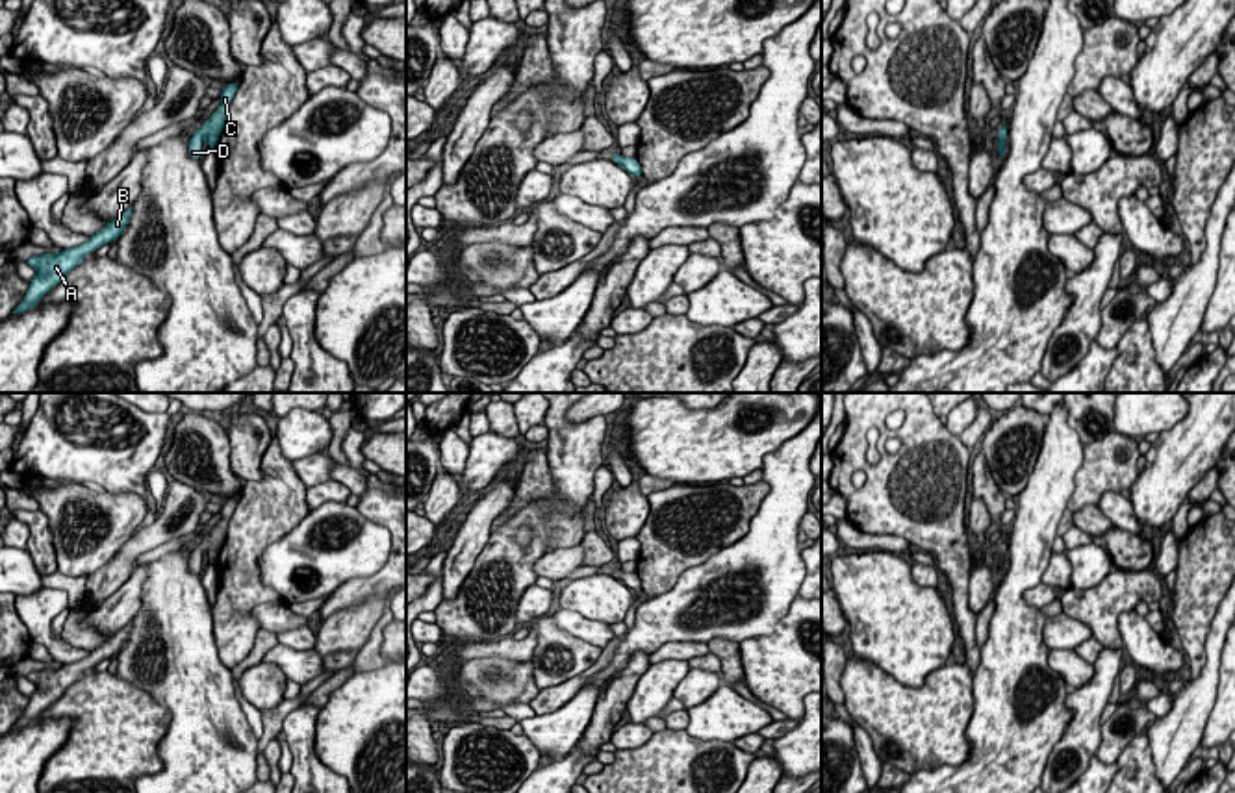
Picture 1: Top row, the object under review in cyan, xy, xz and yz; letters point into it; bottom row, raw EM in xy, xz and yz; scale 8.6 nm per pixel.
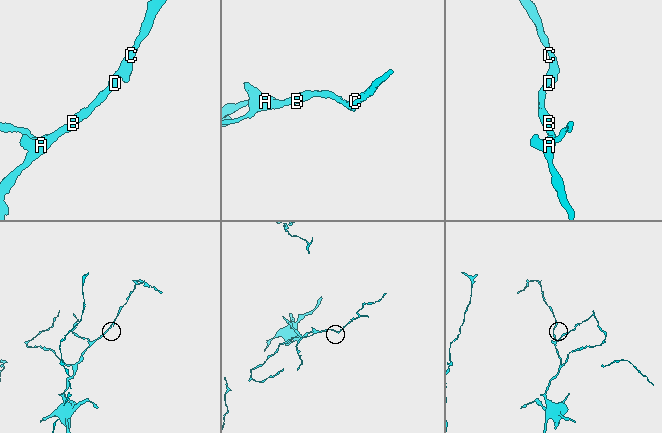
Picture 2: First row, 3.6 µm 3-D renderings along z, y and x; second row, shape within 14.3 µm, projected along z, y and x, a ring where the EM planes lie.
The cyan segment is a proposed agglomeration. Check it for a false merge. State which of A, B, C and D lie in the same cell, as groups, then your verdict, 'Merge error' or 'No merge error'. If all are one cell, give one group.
Groups: A B C D. No merge error

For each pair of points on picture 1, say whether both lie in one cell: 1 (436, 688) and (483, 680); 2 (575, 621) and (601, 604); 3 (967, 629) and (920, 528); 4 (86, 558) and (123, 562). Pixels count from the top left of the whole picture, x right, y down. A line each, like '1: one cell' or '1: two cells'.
1: two cells
2: two cells
3: one cell
4: two cells

